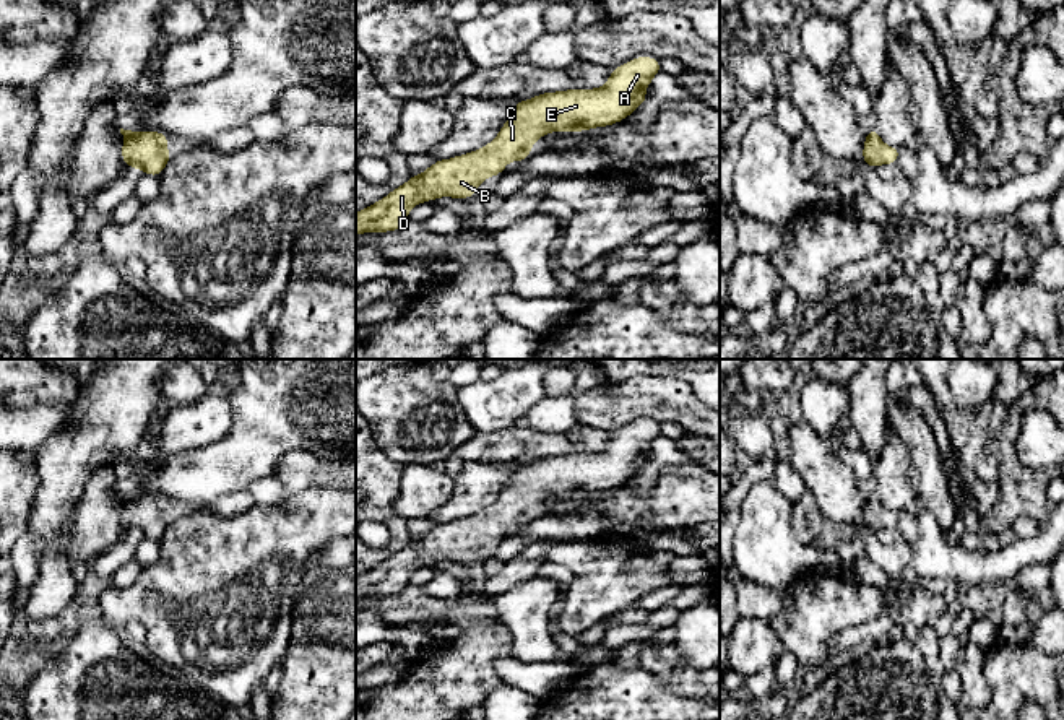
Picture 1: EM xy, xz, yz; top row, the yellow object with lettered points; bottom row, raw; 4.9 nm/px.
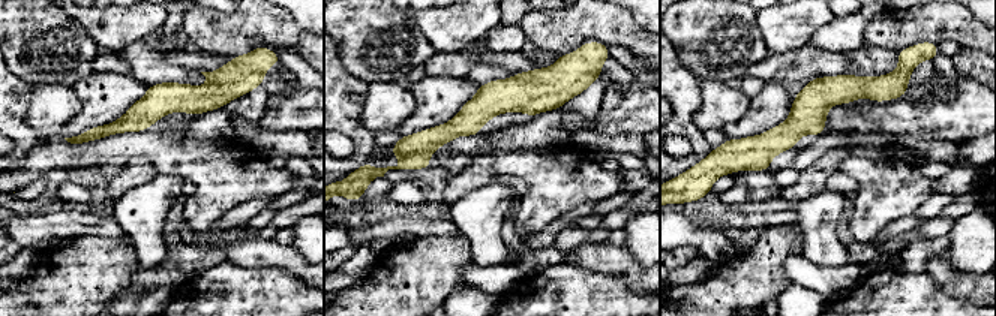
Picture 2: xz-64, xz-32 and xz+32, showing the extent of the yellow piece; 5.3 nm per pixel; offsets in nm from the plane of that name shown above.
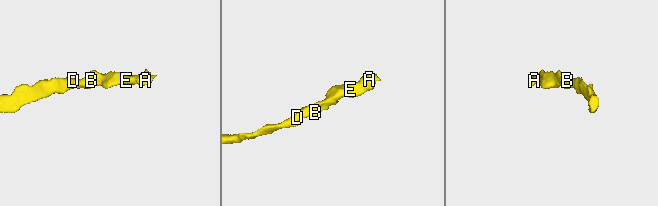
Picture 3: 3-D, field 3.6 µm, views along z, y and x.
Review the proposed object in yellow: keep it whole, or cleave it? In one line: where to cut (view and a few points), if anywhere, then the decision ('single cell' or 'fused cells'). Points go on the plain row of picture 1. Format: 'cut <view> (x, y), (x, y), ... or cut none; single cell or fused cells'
cut none; single cell

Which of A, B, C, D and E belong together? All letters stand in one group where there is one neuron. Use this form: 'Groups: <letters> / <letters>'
Groups: A B C D E

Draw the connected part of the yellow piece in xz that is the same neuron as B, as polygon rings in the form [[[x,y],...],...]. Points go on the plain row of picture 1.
[[[635,421],[611,434],[609,444],[603,452],[541,457],[528,465],[517,465],[510,481],[491,507],[466,518],[435,525],[422,538],[411,540],[406,548],[396,551],[374,569],[357,575],[356,600],[396,595],[406,588],[413,570],[434,562],[452,561],[466,564],[474,561],[478,549],[491,540],[504,538],[507,527],[528,523],[531,520],[530,512],[534,505],[549,496],[585,496],[622,486],[642,466],[648,465],[643,453],[651,450],[653,440],[660,436],[663,434],[658,423]]]

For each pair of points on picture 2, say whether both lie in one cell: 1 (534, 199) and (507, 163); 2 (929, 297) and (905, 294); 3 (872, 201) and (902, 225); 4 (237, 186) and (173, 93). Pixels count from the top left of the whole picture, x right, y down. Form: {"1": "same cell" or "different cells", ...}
{"1": "same cell", "2": "same cell", "3": "different cells", "4": "different cells"}

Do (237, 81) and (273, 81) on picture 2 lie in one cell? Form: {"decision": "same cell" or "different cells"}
{"decision": "same cell"}

